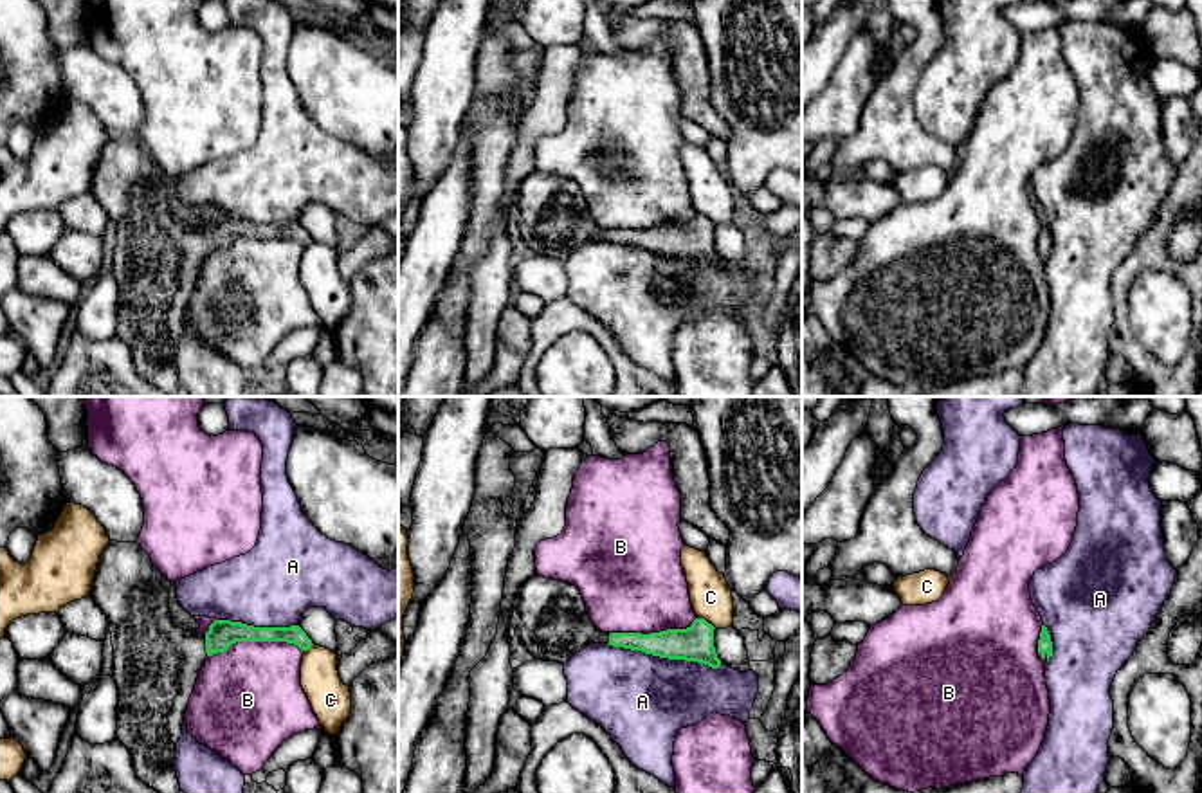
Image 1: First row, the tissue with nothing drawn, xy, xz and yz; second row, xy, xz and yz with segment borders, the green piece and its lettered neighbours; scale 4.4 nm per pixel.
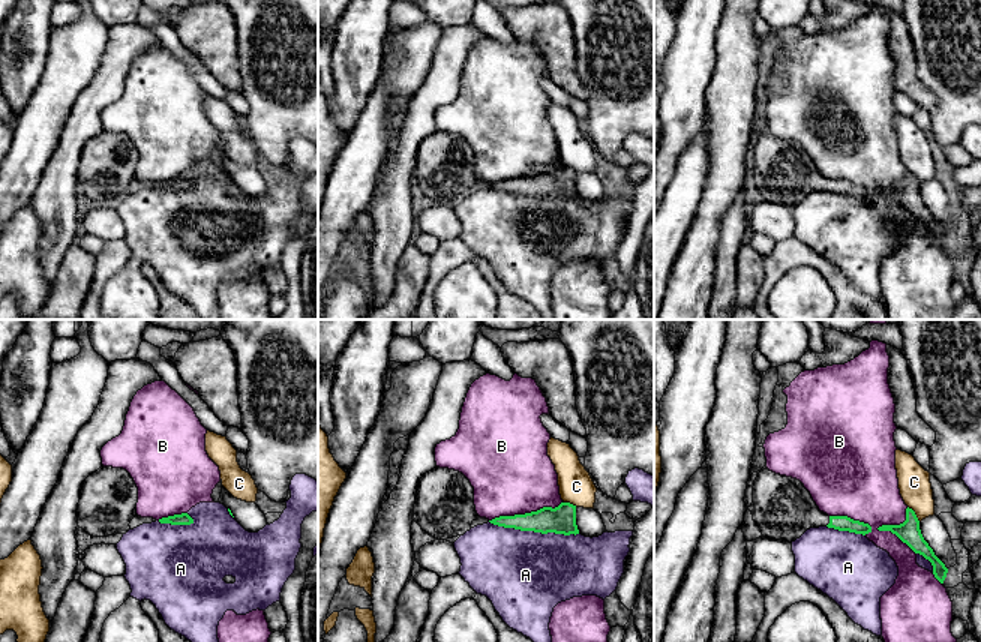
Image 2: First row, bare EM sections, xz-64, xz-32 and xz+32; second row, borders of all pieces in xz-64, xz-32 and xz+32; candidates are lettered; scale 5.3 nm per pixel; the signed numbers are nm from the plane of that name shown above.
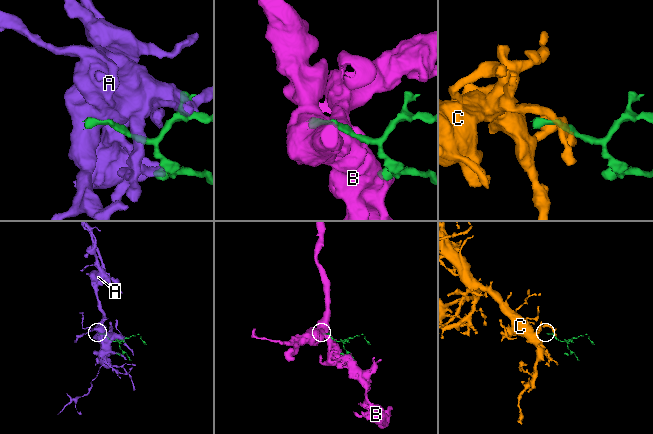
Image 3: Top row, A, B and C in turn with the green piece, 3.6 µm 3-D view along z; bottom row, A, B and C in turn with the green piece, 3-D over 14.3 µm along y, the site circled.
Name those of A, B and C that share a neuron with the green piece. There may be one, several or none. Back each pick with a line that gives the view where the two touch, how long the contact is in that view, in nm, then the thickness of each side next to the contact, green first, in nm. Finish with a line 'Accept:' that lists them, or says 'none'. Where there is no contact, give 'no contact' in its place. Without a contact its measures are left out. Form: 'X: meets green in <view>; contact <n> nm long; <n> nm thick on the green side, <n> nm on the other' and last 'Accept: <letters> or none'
Accept: none

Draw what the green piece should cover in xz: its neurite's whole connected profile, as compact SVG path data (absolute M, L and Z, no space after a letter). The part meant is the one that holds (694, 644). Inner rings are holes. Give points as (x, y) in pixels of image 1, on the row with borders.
M533 575L517 591L512 625L535 660L566 663L591 643L607 643L645 654L721 667L714 625L696 618L687 629L660 633L602 633L589 620L580 591L562 580Z

